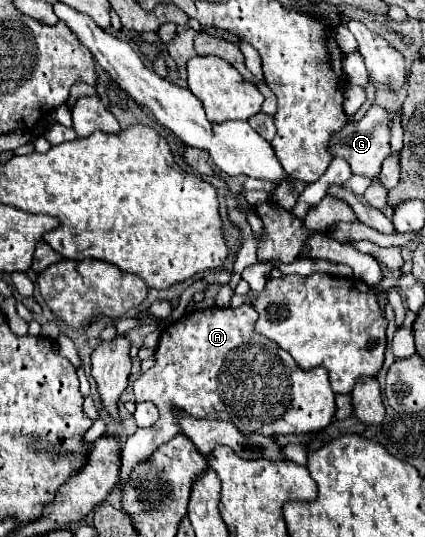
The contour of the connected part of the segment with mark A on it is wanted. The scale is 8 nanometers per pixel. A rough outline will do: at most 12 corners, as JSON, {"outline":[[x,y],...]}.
{"outline":[[250,303],[162,331],[132,385],[160,419],[124,443],[120,485],[176,435],[172,409],[242,435],[312,433],[336,403],[254,331]]}

